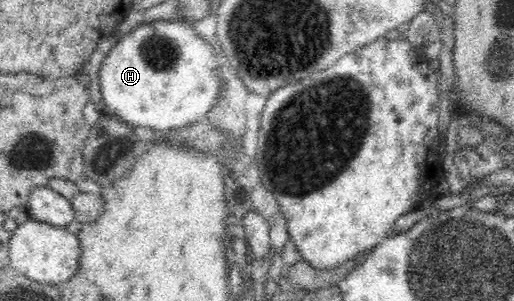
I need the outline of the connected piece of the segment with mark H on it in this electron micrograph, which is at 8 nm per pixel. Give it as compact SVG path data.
M176 18L142 23L130 29L130 33L120 37L120 41L108 53L103 54L97 76L102 101L106 104L105 114L129 125L157 129L160 132L207 119L222 91L216 67L222 67L223 62L223 51L213 49L191 24L180 22Z

